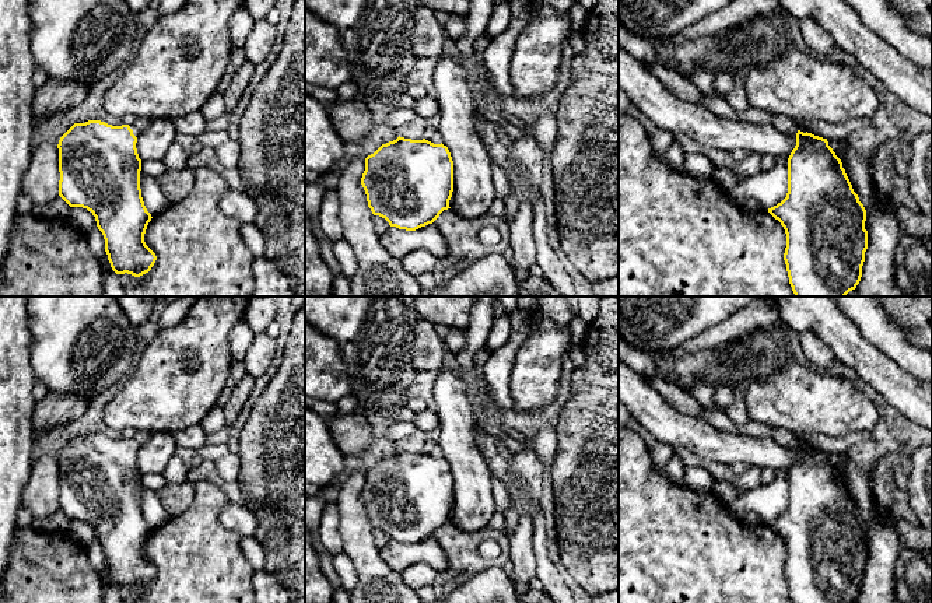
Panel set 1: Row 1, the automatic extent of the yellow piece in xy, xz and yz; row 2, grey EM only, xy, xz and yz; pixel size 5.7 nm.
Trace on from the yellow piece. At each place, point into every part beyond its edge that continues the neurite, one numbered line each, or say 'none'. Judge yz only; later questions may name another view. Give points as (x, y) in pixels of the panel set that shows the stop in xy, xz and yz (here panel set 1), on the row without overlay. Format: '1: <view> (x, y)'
1: yz (785, 438)

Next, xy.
1: xy (140, 437)

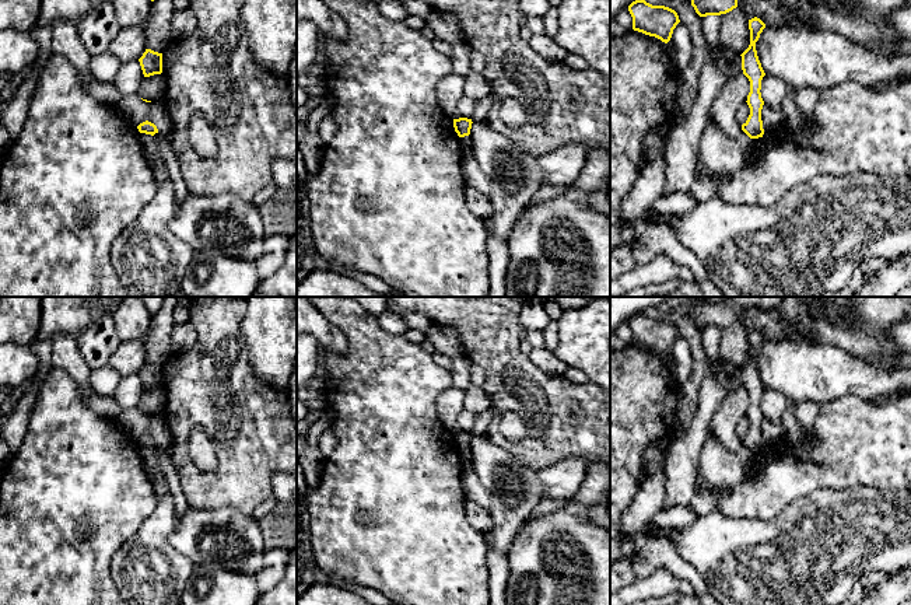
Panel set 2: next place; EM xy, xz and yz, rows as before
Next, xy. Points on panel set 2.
none

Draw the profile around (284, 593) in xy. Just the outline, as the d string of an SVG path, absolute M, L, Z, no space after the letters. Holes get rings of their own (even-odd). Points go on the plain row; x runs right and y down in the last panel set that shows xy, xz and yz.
M297 548L290 552L281 581L260 594L255 605L297 605Z

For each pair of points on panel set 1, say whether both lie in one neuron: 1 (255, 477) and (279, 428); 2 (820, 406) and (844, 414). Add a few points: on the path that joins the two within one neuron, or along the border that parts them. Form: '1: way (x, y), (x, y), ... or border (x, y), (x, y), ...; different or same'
1: way (267, 465), (279, 453), (279, 441); same
2: way (826, 406), (838, 409); same

